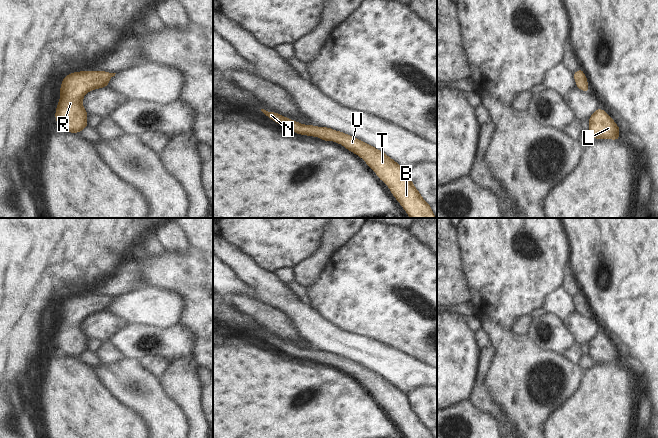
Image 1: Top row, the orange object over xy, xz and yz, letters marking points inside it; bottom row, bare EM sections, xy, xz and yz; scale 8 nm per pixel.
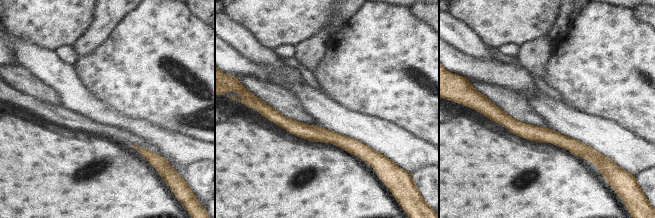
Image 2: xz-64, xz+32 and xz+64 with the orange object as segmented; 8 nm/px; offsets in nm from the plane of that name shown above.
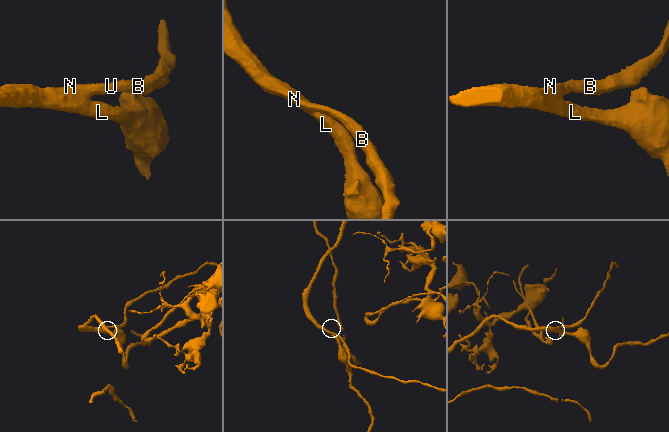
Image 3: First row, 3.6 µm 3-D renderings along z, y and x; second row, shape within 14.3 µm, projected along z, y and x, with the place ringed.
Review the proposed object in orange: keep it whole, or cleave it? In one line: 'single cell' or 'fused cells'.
single cell

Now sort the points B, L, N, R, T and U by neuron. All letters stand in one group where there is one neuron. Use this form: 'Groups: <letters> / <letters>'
Groups: B L N R T U

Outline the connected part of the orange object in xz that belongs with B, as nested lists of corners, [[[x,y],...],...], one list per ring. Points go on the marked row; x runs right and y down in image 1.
[[[261,111],[271,120],[286,130],[311,137],[319,137],[322,141],[334,141],[350,152],[356,154],[384,182],[392,195],[399,202],[410,218],[436,218],[430,204],[421,196],[414,186],[409,170],[398,164],[384,152],[351,135],[331,129],[305,125],[289,119],[277,112]]]

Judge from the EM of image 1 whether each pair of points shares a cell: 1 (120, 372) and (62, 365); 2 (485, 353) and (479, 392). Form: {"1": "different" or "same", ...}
{"1": "different", "2": "same"}

